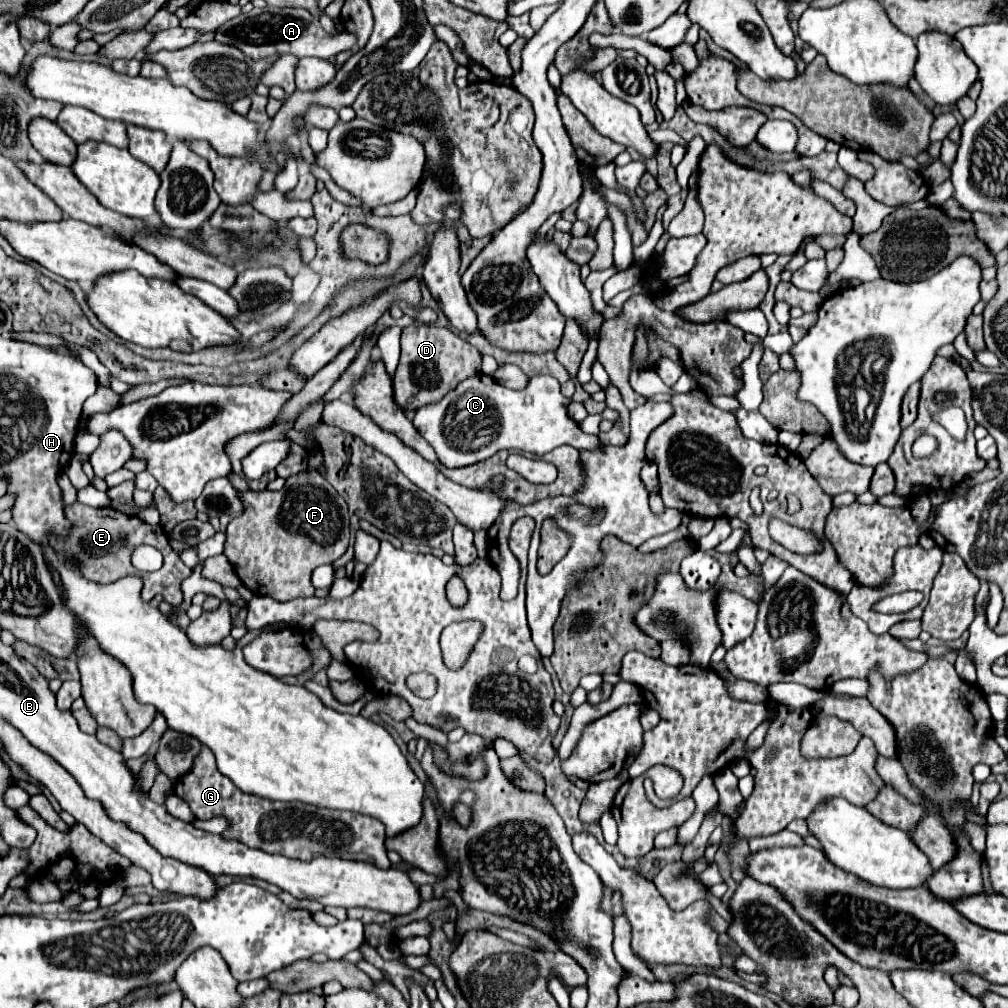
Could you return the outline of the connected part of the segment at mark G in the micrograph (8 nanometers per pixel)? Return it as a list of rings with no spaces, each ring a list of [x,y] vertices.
[[[202,747],[194,761],[194,767],[174,783],[174,793],[182,797],[196,819],[224,817],[228,829],[224,839],[236,839],[248,847],[284,855],[290,859],[312,859],[316,855],[332,855],[340,859],[356,859],[372,863],[380,869],[390,869],[392,863],[386,857],[384,825],[378,819],[356,815],[350,811],[316,809],[306,803],[282,803],[258,799],[242,793],[230,779],[224,779],[216,769],[216,761],[208,747]]]

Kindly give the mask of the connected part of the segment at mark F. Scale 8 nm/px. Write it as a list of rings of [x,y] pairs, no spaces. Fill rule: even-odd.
[[[316,469],[290,475],[278,491],[240,491],[244,511],[226,529],[224,555],[254,595],[290,601],[314,595],[310,575],[318,565],[334,563],[348,549],[348,505]]]

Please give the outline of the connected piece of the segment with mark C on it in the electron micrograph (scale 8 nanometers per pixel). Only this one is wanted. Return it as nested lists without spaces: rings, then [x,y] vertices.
[[[474,375],[448,391],[438,403],[416,409],[414,427],[434,447],[446,467],[464,467],[492,457],[502,449],[544,455],[560,445],[600,451],[600,439],[582,433],[568,415],[570,399],[560,393],[560,383],[548,375],[536,375],[520,391],[498,385],[488,375]]]

